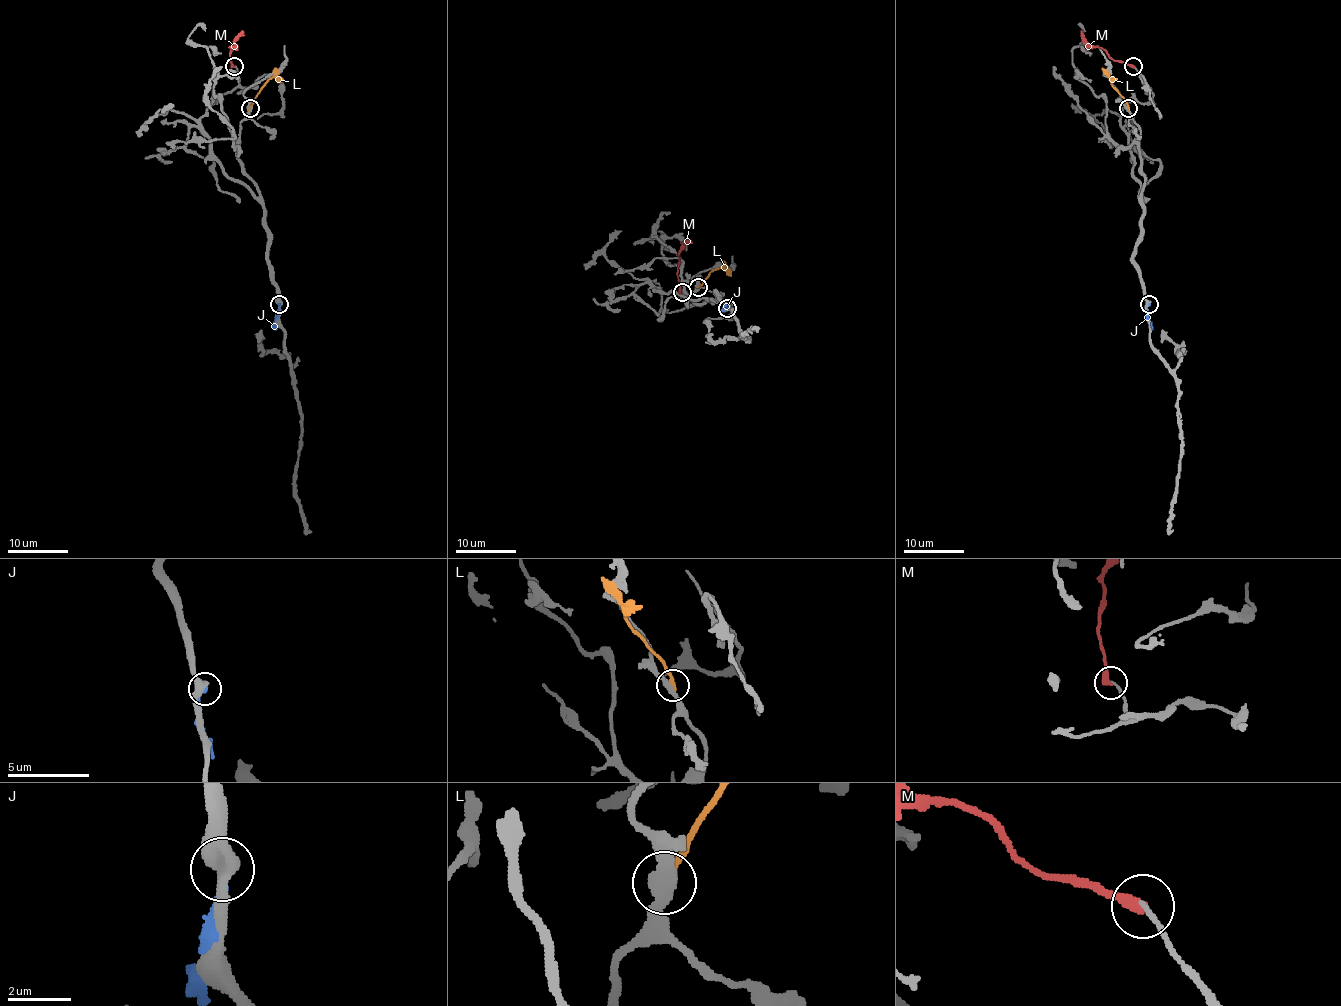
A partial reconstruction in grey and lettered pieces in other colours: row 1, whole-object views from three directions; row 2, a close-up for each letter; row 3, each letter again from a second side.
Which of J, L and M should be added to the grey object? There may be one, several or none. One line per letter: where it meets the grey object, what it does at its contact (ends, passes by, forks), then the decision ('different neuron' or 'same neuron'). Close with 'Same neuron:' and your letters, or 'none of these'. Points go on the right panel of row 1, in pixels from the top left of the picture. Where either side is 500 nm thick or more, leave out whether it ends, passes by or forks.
J: contact (1149, 304); it ends; different neuron
L: contact (1128, 108); it ends; different neuron
M: contact (1133, 66); it ends; different neuron
Same neuron: none of these

